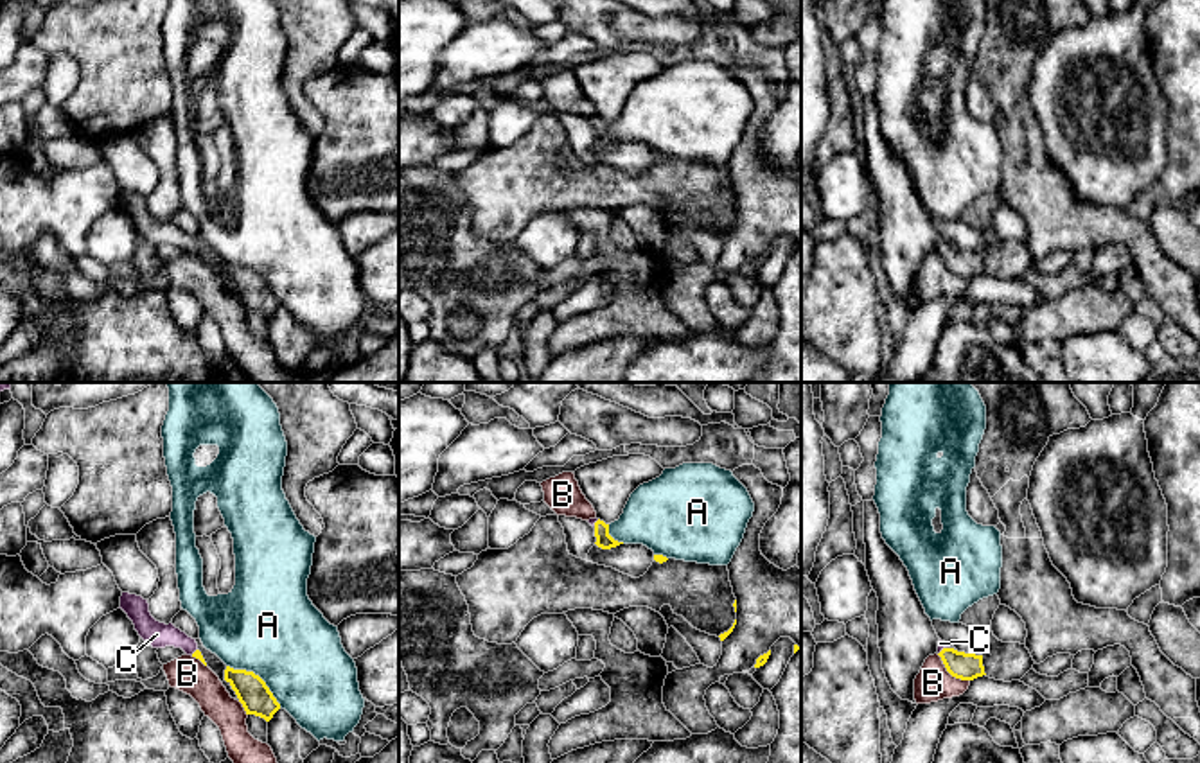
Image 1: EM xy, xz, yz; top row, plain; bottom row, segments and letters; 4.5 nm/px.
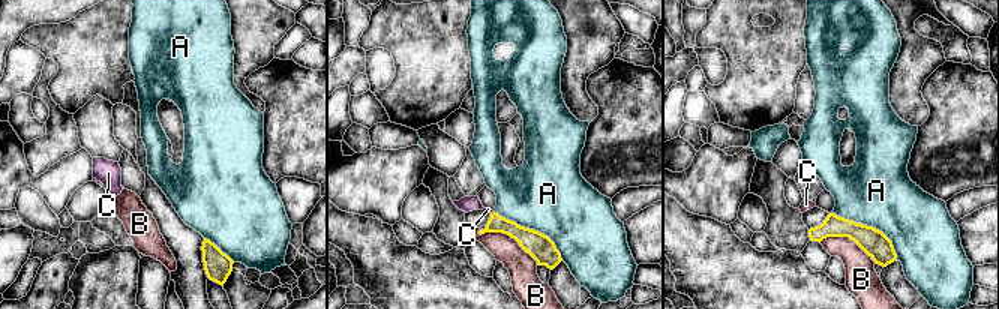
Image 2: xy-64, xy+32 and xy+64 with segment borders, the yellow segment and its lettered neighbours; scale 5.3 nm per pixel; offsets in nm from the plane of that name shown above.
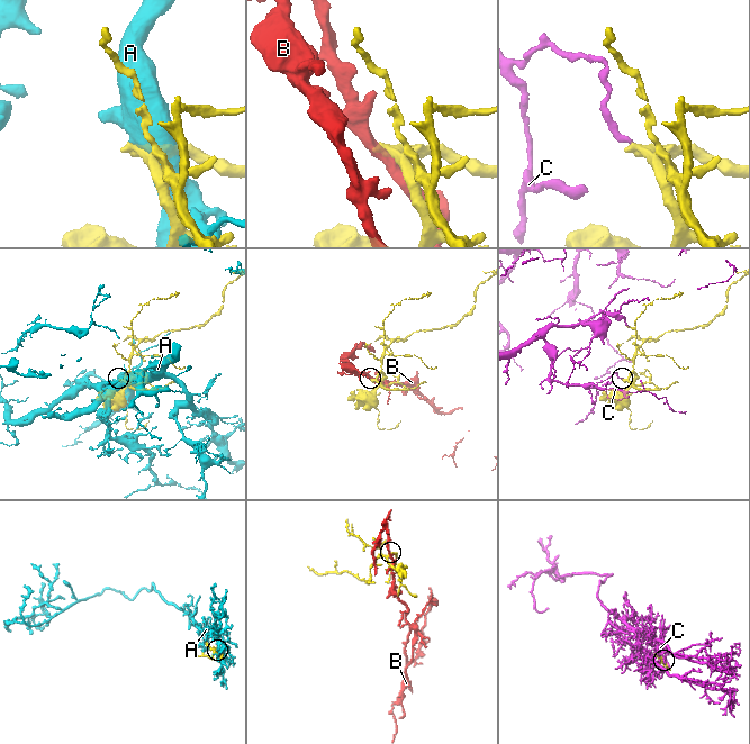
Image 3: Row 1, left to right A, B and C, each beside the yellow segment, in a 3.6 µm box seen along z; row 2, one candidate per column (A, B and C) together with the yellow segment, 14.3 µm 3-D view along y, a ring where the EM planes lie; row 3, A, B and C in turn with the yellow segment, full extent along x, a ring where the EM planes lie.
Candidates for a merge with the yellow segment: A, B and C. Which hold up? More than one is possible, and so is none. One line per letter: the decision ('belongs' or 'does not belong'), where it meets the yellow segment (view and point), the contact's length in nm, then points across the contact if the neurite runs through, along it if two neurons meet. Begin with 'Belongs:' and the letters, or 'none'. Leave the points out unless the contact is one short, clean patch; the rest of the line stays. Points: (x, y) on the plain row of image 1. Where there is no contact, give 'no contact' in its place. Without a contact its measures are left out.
Belongs: none
A: does not belong | xy (257, 273) | 320 nm
B: does not belong | yz (951, 271) | 200 nm
C: does not belong | yz (944, 246) | 70 nm | along yz (949, 245), (938, 252)

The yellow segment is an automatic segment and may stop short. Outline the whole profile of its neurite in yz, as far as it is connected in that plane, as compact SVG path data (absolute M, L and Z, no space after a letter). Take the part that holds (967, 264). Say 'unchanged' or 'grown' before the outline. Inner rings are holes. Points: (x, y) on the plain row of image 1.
unchanged | M943 246L938 251L947 269L961 278L974 278L986 273L983 264L983 253L957 250L954 246Z

